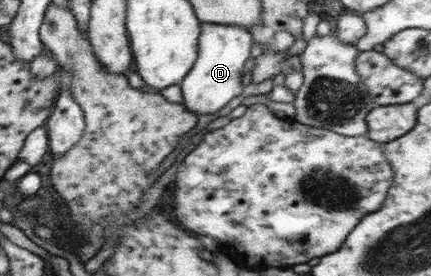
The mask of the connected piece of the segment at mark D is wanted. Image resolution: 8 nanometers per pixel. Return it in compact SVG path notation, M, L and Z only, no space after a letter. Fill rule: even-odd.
M200 22L200 34L198 37L198 54L194 66L190 72L181 80L180 87L183 91L184 106L198 117L211 115L223 109L231 99L243 93L243 74L245 63L251 59L251 47L254 39L247 28L238 25L223 25L217 22Z

